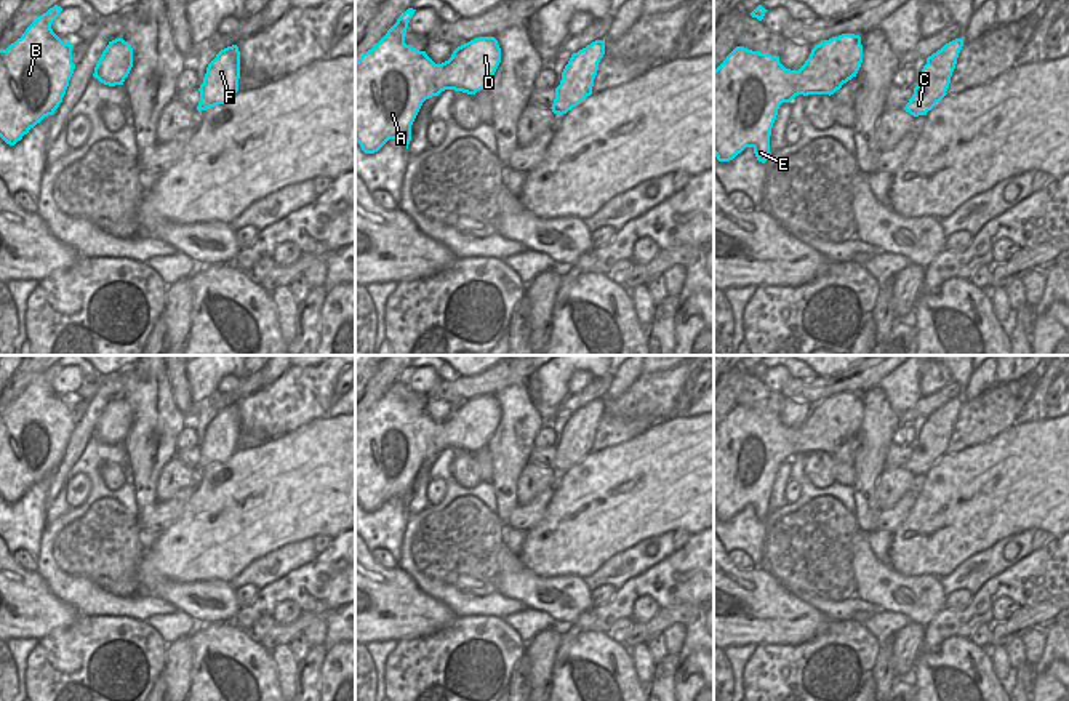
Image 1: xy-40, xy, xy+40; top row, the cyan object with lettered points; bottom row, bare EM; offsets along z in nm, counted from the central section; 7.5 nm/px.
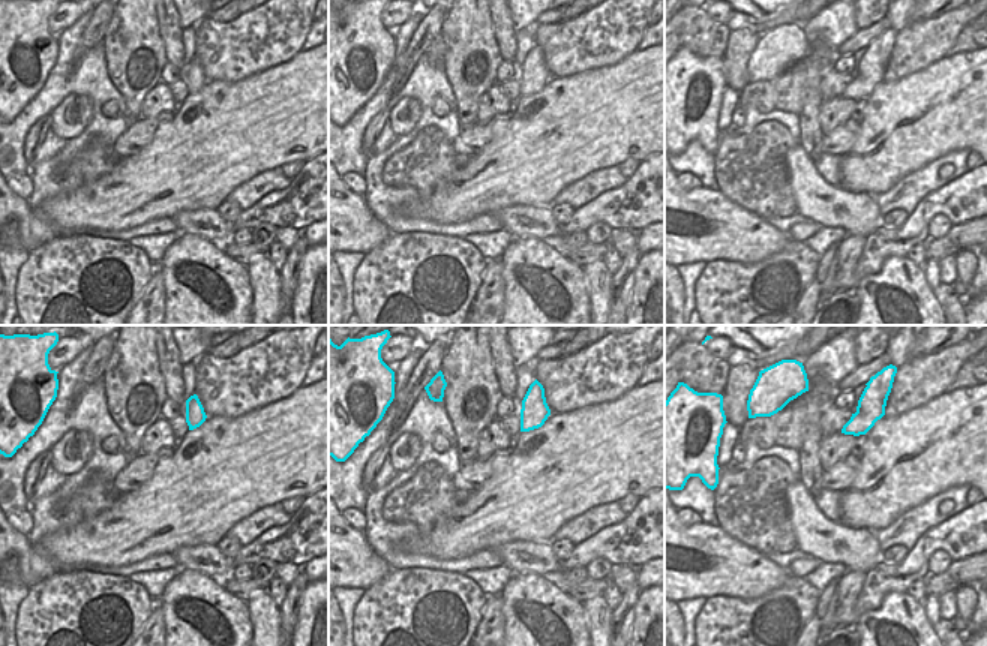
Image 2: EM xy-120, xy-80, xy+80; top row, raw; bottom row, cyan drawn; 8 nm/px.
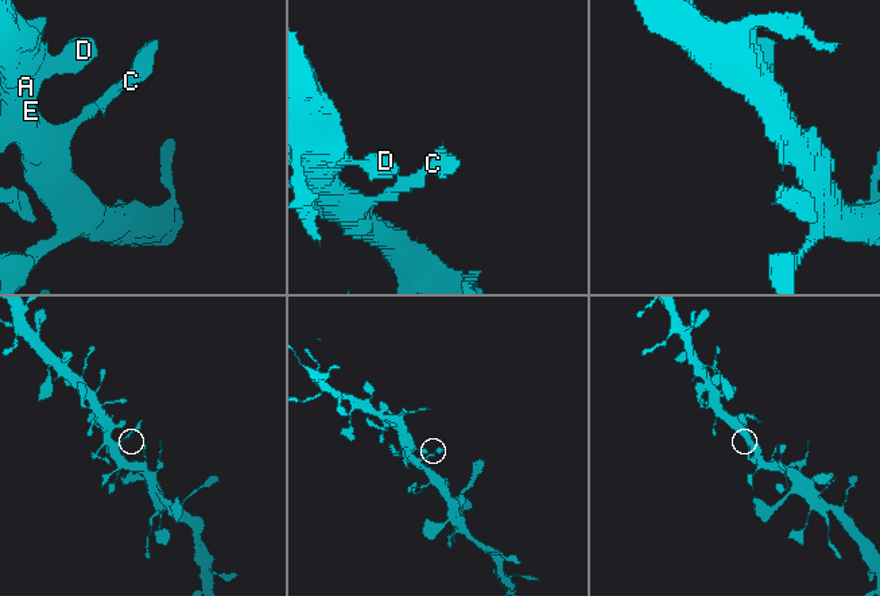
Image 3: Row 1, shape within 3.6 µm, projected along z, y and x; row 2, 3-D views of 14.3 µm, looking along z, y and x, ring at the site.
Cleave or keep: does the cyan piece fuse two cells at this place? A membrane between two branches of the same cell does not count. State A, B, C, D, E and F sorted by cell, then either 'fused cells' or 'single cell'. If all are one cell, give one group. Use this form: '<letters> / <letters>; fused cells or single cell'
A B C D E F; single cell

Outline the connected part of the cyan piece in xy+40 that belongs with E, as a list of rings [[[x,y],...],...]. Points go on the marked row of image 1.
[[[855,34],[816,45],[799,70],[786,69],[779,56],[736,46],[714,70],[714,155],[730,162],[752,147],[765,163],[779,106],[799,94],[834,94],[856,77],[861,62]]]

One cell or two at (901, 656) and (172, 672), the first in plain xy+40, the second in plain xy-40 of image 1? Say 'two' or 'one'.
one

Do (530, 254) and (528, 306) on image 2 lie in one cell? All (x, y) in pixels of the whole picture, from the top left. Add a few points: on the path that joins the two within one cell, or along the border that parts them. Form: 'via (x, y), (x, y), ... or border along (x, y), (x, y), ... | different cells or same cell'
via (515, 263), (510, 267), (512, 279), (522, 291) | same cell

